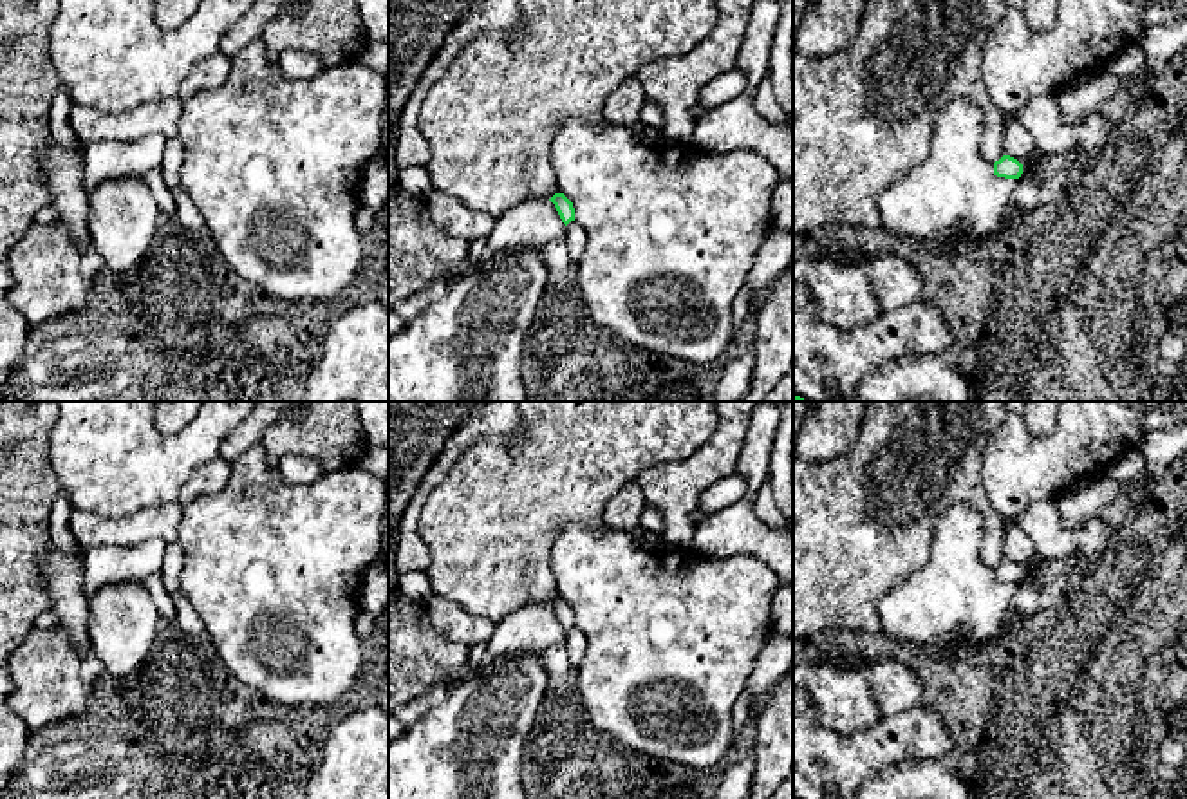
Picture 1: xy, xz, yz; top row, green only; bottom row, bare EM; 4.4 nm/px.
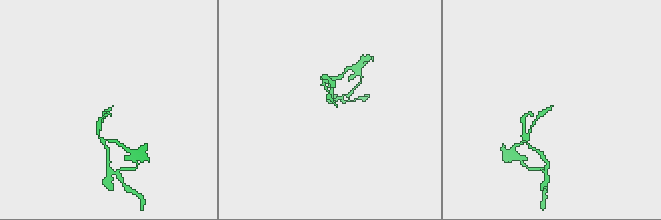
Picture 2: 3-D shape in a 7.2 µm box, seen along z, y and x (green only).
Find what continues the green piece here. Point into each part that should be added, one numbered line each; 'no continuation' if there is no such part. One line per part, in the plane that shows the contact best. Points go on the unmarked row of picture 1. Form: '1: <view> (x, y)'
no continuation

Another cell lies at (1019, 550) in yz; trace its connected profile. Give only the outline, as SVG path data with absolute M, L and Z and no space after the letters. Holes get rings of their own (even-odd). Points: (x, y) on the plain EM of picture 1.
M1014 517L1006 519L1005 560L1024 569L1039 553L1035 544L1015 526Z

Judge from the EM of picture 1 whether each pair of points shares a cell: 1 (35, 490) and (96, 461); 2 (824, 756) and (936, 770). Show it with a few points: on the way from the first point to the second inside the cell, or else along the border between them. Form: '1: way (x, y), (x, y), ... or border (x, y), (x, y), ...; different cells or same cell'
1: border (47, 438), (47, 463), (60, 487); different cells
2: border (931, 758), (889, 763), (866, 780); different cells

